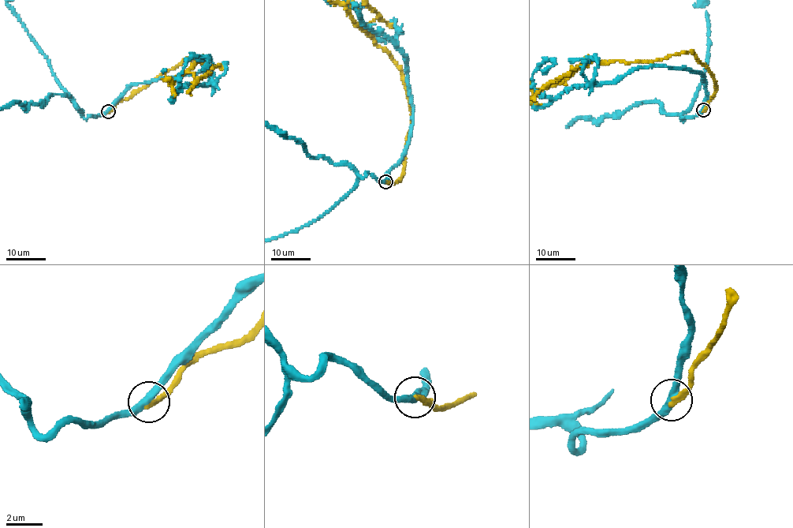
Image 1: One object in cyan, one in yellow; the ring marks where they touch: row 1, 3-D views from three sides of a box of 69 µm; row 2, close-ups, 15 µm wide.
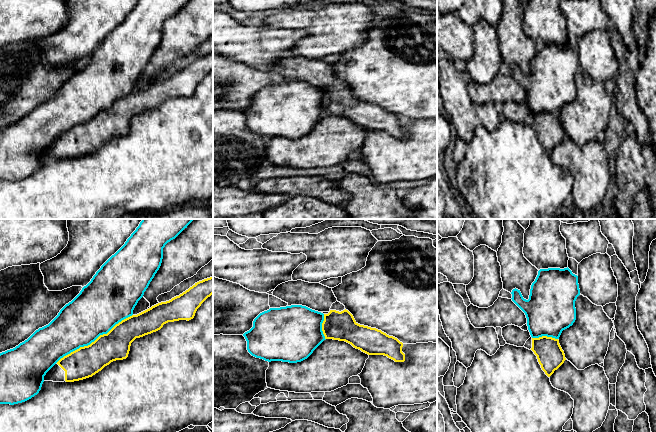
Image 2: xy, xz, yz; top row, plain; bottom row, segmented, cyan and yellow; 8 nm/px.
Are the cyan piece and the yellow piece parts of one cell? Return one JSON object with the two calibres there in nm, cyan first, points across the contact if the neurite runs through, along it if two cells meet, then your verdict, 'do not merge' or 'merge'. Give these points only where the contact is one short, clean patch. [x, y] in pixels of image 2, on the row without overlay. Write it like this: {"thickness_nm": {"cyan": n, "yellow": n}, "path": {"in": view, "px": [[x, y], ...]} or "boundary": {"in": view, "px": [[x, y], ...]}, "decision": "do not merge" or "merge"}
{"thickness_nm": {"cyan": 380, "yellow": 240}, "decision": "do not merge"}

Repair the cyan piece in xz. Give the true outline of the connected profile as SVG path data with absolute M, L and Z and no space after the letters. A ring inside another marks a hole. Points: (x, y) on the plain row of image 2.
M302 81L270 84L260 89L253 97L253 103L243 112L248 128L265 137L297 139L307 135L324 117L322 107L324 90Z

